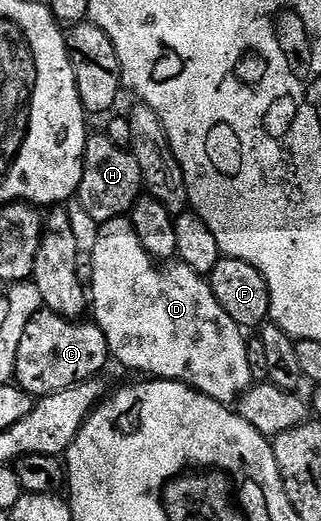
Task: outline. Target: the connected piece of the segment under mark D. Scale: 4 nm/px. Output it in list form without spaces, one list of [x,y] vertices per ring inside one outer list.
[[[128,216],[116,217],[100,226],[91,258],[93,258],[91,317],[93,313],[92,320],[101,328],[103,335],[107,335],[107,347],[114,362],[118,361],[119,364],[126,365],[127,368],[134,369],[137,373],[145,373],[141,375],[148,375],[153,379],[182,381],[184,385],[192,385],[194,389],[199,389],[202,393],[210,395],[222,395],[221,393],[227,392],[232,385],[242,384],[241,386],[244,386],[246,384],[245,377],[249,377],[253,373],[252,367],[249,366],[249,349],[245,346],[246,334],[241,326],[235,323],[235,319],[231,319],[231,315],[227,315],[227,311],[223,311],[223,307],[219,307],[219,299],[215,299],[208,280],[202,274],[191,271],[191,267],[180,263],[173,263],[168,267],[159,267],[154,257],[145,250],[143,243],[139,243],[139,235],[135,235],[135,227]]]

